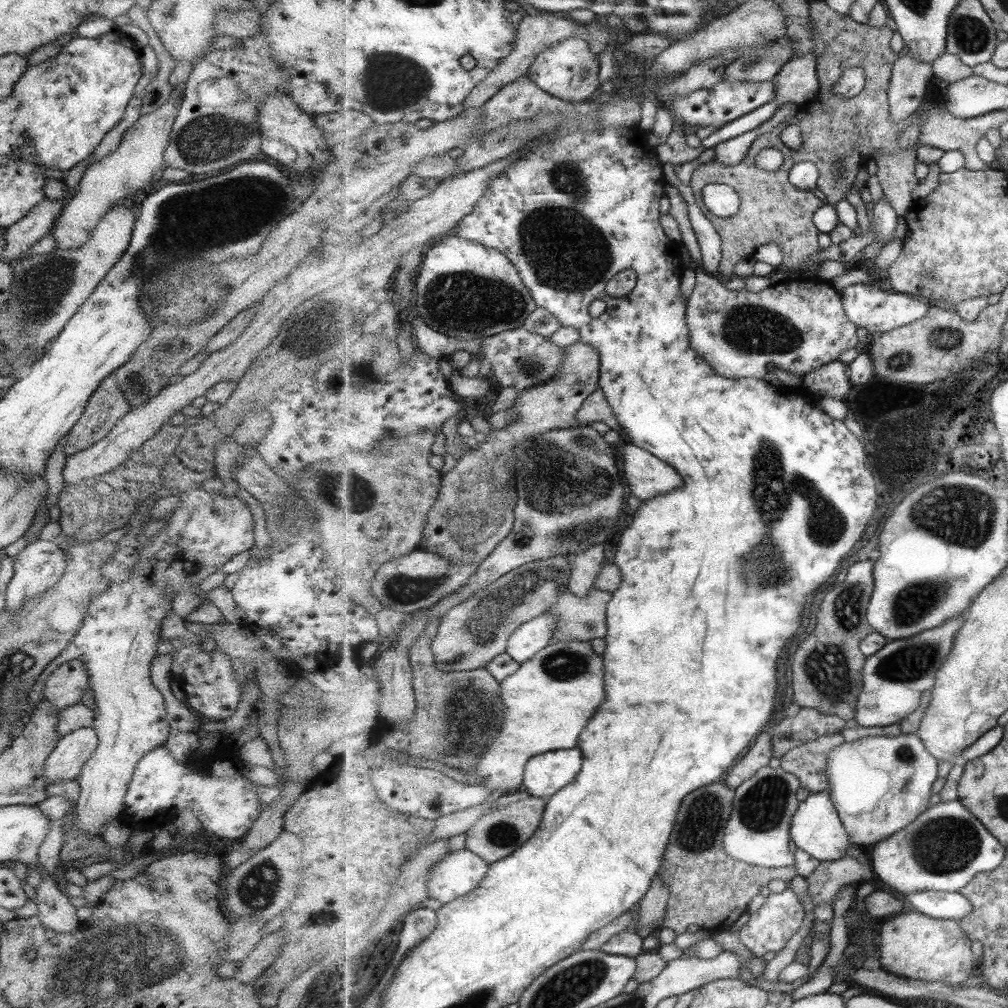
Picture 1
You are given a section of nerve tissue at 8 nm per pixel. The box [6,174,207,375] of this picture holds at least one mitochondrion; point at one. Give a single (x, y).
(43, 285)

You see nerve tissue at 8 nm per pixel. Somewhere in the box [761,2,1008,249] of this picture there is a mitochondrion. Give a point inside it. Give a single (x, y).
(970, 34)

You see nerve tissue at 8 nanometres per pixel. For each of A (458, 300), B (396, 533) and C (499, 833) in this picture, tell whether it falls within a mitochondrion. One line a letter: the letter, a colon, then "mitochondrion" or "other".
A: mitochondrion
B: other
C: mitochondrion

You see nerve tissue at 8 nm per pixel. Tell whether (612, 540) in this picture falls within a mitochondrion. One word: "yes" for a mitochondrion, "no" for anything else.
no

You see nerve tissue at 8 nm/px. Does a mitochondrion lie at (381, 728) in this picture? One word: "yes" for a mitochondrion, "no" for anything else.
no

